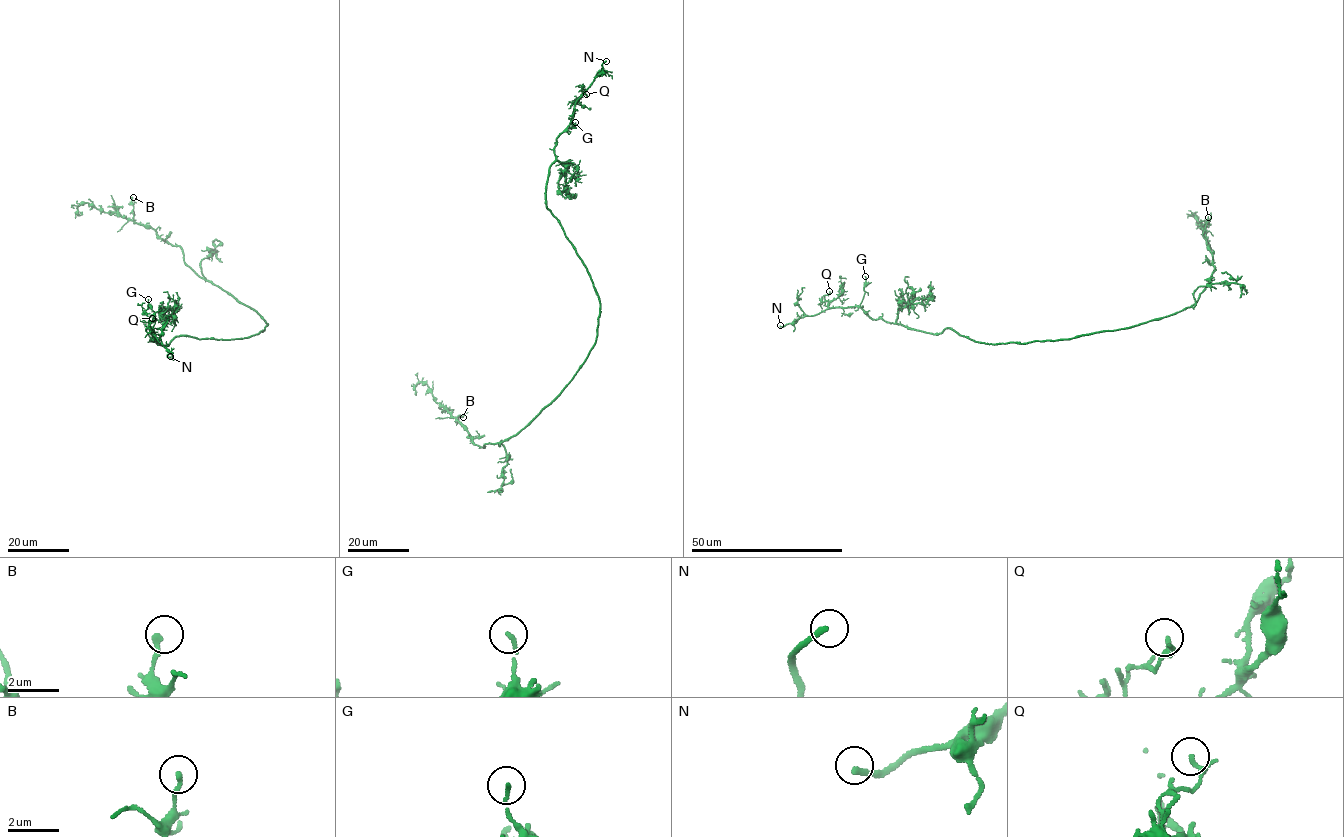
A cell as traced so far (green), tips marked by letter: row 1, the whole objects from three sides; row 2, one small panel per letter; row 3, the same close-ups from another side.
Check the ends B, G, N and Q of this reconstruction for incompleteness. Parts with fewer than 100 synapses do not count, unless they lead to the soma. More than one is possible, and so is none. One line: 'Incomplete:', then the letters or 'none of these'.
Incomplete: N

